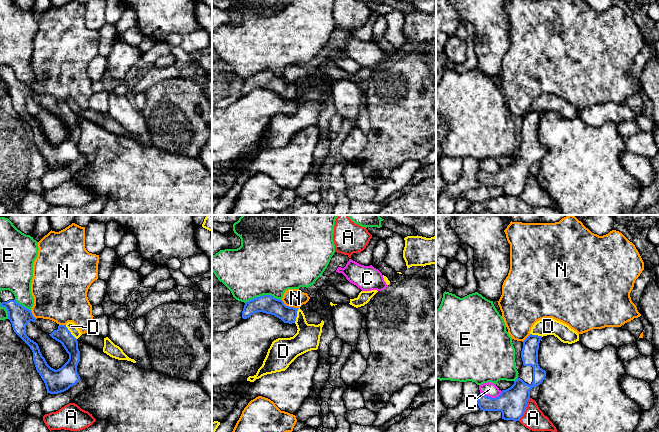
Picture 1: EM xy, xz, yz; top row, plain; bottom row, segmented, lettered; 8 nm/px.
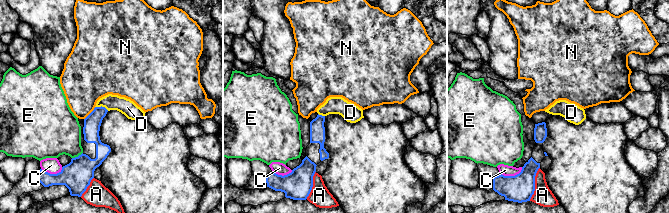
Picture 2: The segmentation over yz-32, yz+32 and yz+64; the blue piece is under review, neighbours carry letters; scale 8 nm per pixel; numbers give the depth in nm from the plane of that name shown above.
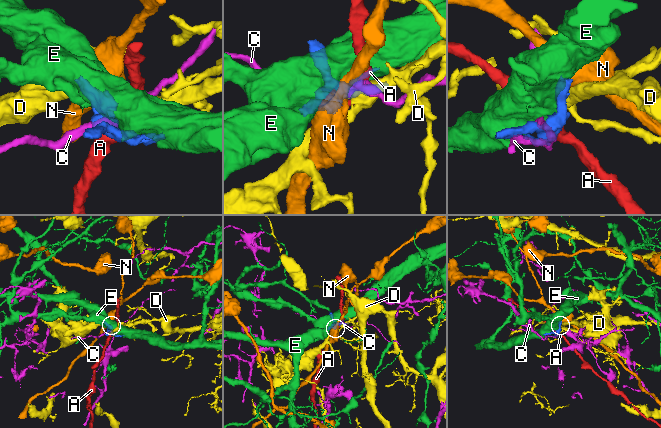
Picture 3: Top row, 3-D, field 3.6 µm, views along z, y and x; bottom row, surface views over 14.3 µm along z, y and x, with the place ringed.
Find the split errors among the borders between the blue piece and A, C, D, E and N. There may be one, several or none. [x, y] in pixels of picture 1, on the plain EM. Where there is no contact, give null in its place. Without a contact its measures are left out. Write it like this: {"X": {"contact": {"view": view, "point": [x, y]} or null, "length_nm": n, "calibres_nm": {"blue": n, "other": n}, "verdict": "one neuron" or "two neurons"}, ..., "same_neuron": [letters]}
{"A": {"contact": {"view": "yz", "point": [525, 185]}, "length_nm": 220, "calibres_nm": {"blue": 240, "other": 180}, "verdict": "two neurons"}, "C": {"contact": {"view": "yz", "point": [490, 173]}, "length_nm": 180, "calibres_nm": {"blue": 240, "other": 110}, "verdict": "two neurons"}, "D": {"contact": {"view": "xz", "point": [296, 91]}, "length_nm": 130, "calibres_nm": {"blue": 150, "other": 200}, "verdict": "two neurons"}, "E": {"contact": {"view": "xz", "point": [263, 71]}, "length_nm": 300, "calibres_nm": {"blue": 150, "other": 500}, "verdict": "two neurons"}, "N": {"contact": {"view": "xz", "point": [290, 83]}, "length_nm": 160, "calibres_nm": {"blue": 150, "other": 150}, "verdict": "two neurons"}, "same_neuron": []}

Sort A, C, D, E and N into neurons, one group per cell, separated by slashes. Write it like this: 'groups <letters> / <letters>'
groups A / C / D / E / N

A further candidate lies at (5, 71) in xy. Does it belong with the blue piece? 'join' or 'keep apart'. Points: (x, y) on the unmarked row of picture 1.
join

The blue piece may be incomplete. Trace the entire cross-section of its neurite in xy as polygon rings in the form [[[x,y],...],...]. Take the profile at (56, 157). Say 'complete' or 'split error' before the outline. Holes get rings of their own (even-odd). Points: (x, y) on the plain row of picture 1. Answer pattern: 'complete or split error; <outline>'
split error; [[[9,66],[0,67],[0,78],[0,82],[5,83],[8,88],[8,95],[14,108],[32,126],[36,146],[45,159],[47,169],[58,170],[75,161],[81,155],[77,148],[80,127],[77,115],[71,110],[66,101],[59,101],[49,95],[36,95],[31,86],[16,78],[14,70]],[[30,97],[35,98],[40,106],[60,118],[69,130],[68,137],[61,144],[57,146],[51,144],[42,132],[38,120],[27,112],[26,101]]]

